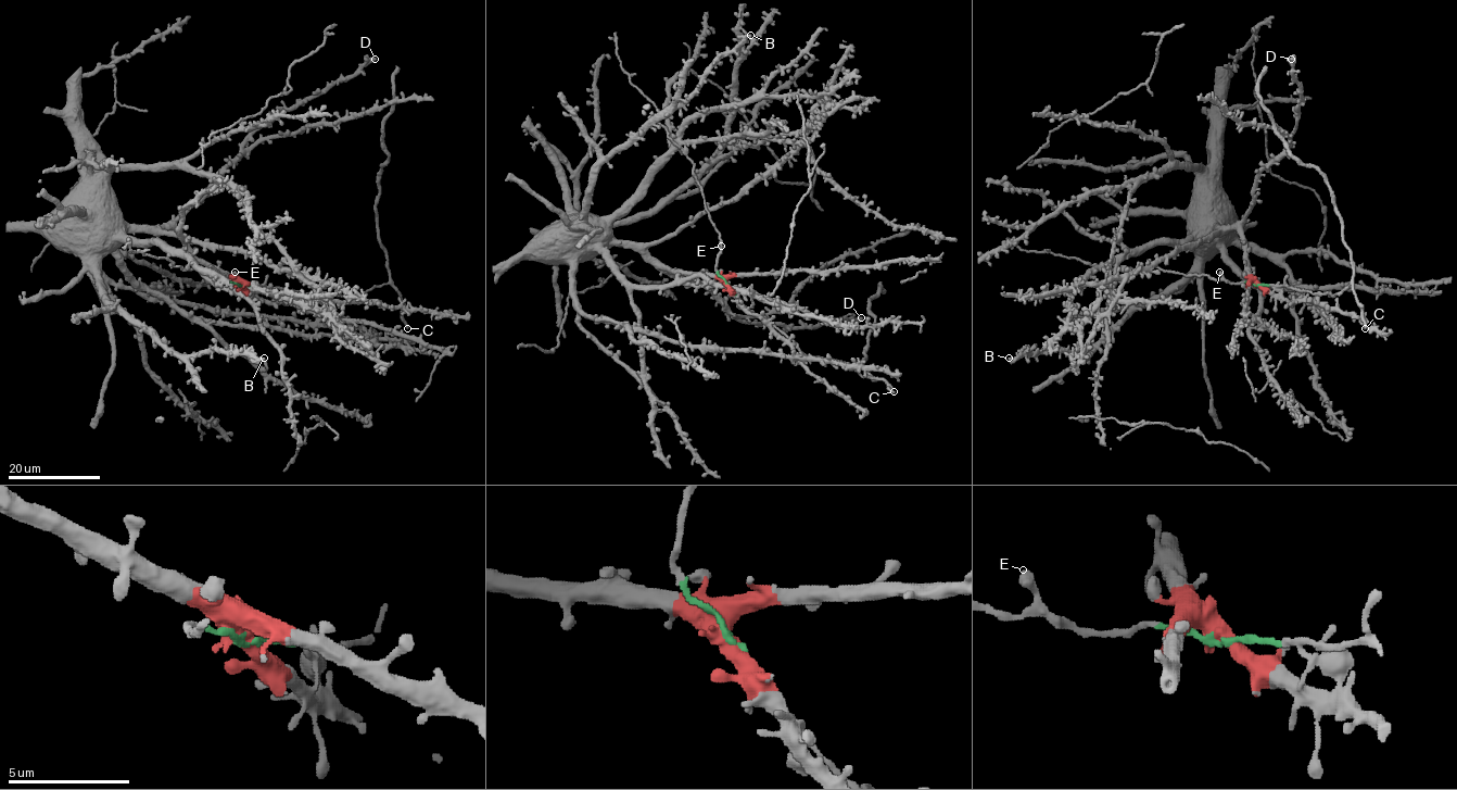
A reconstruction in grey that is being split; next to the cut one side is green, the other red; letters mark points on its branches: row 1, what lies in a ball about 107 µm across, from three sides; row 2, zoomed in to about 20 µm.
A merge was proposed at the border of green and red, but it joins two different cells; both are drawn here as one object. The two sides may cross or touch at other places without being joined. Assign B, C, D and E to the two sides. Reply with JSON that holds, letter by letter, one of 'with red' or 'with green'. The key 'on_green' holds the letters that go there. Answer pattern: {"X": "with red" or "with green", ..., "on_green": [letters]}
{"B": "with red", "C": "with green", "D": "with red", "E": "with green", "on_green": ["C", "E"]}

